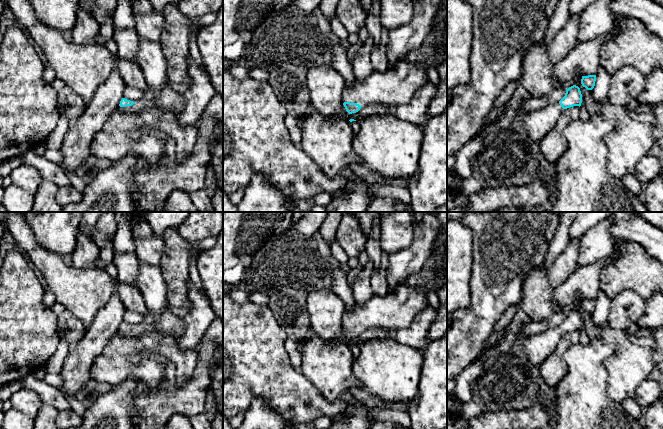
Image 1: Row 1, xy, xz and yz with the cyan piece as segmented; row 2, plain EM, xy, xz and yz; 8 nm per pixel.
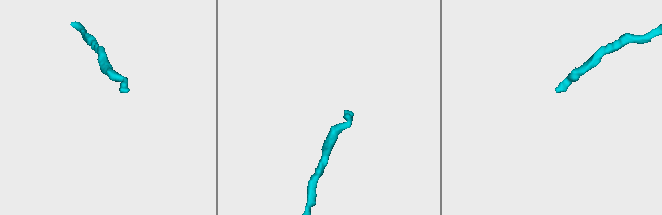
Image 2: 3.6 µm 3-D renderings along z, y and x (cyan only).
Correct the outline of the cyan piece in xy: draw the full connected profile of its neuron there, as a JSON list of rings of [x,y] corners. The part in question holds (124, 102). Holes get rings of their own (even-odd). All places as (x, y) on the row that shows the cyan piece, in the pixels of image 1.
[[[164,86],[158,91],[155,99],[142,98],[133,102],[122,98],[118,108],[122,113],[142,113],[146,109],[160,109],[178,117],[184,108],[184,97],[183,93],[171,89],[169,86]]]

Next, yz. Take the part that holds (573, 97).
[[[573,85],[566,89],[565,96],[559,101],[542,109],[523,113],[523,126],[530,139],[539,144],[555,127],[562,111],[569,107],[581,106],[582,94],[580,88]]]

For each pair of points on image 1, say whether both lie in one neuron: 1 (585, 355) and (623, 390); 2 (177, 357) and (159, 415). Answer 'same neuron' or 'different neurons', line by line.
1: different neurons
2: different neurons

